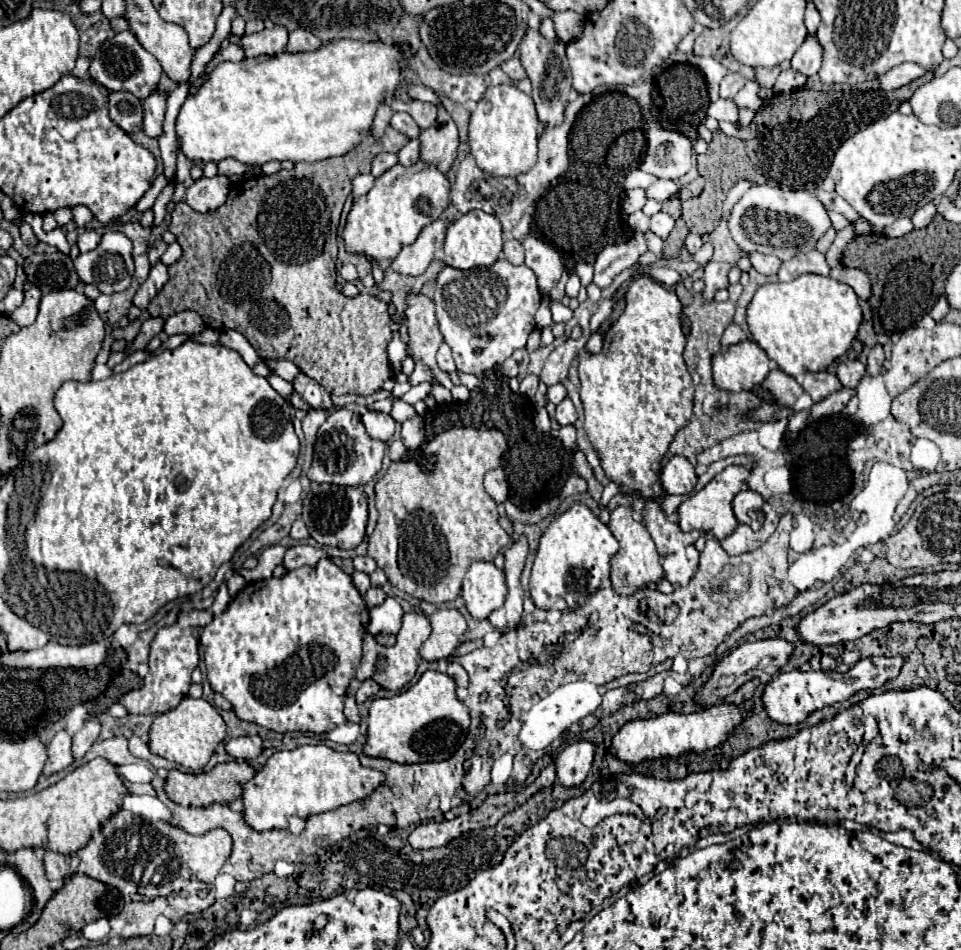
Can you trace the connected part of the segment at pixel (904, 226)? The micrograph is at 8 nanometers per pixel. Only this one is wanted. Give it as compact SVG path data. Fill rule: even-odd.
M900 217L885 228L884 234L889 238L897 238L904 236L904 234L908 234L912 228L914 228L914 226L912 226L911 219L907 217Z

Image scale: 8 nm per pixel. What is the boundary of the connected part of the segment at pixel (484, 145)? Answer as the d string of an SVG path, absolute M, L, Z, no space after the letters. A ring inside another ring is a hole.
M514 84L490 86L470 114L468 143L476 164L492 176L518 176L528 172L538 158L538 136L542 132L536 108L530 96Z

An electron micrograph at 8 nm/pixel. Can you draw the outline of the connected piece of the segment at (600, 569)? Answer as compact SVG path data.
M572 502L564 514L550 518L548 528L540 538L536 560L530 576L530 594L538 608L568 610L576 598L594 594L602 578L610 576L610 558L618 550L618 540L610 528L582 502Z

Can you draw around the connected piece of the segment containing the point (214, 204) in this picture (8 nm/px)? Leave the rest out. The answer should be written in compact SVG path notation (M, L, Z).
M226 176L200 178L186 190L186 202L196 212L212 212L226 202L230 180Z

